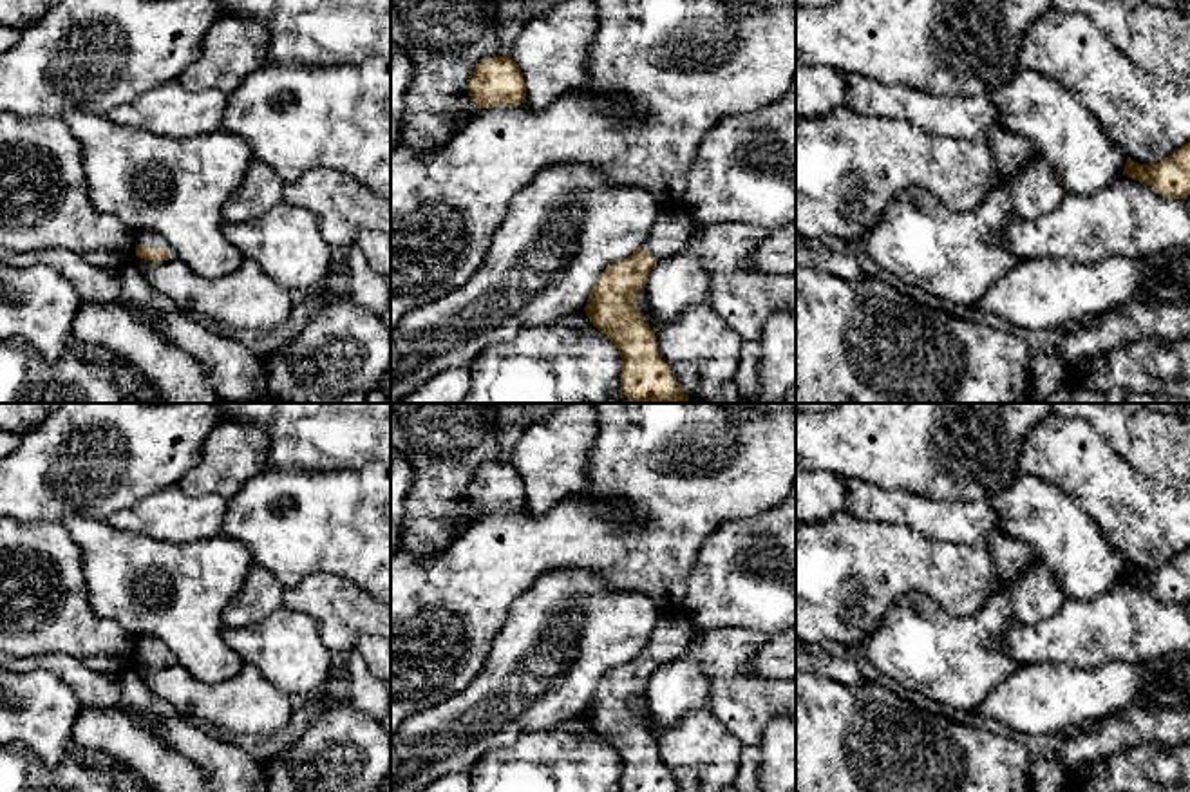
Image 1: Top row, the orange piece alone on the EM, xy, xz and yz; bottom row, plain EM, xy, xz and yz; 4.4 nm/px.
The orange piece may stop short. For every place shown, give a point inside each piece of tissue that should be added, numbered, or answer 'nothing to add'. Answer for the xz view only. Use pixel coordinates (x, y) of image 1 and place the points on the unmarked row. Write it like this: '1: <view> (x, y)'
1: xz (671, 635)

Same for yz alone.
1: yz (1035, 597)

